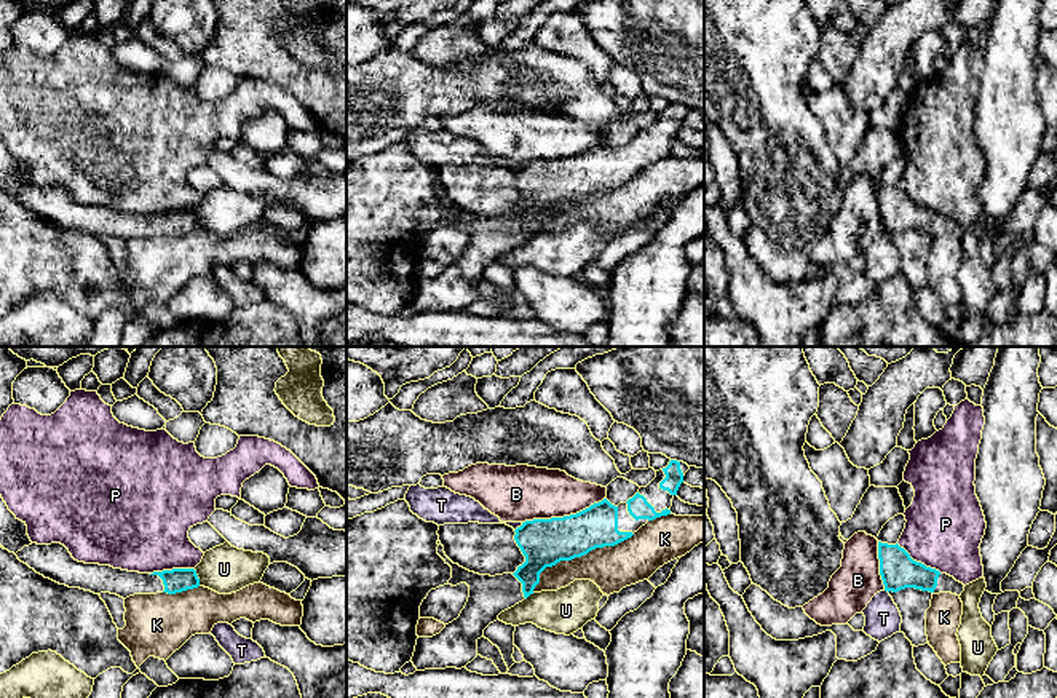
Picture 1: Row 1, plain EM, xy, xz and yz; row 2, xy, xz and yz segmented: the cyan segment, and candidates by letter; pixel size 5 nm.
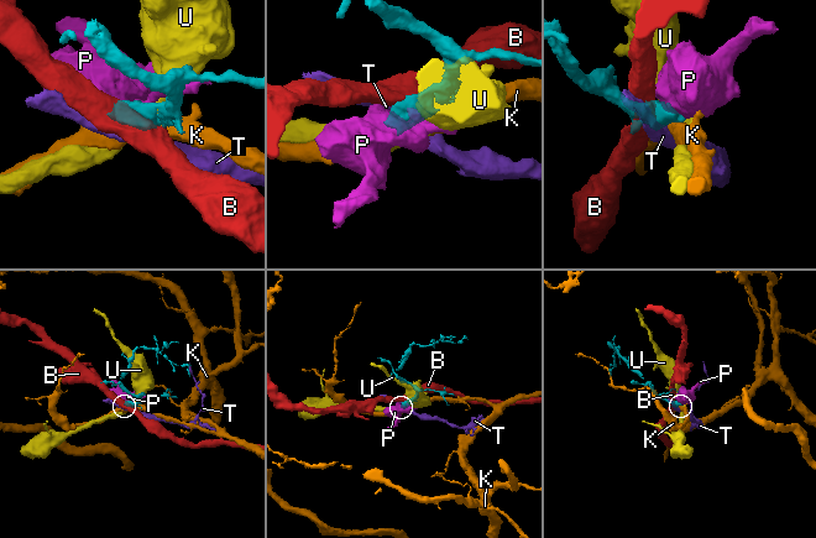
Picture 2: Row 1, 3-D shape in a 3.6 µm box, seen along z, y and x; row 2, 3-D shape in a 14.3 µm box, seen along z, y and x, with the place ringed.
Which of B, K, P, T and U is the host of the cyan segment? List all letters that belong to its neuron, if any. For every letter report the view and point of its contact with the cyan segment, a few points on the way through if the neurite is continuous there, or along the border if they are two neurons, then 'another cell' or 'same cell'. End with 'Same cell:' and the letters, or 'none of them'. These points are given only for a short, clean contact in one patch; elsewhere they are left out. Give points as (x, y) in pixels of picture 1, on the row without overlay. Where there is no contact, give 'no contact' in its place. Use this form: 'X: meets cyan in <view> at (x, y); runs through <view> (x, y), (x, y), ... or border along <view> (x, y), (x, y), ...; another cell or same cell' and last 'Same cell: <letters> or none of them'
B: meets cyan in xz at (564, 158); another cell
K: meets cyan in xz at (578, 198); another cell
P: meets cyan in yz at (918, 205); another cell
T: meets cyan in xz at (518, 170); border along xz (522, 165), (514, 173); another cell
U: meets cyan in xy at (197, 219); another cell
Same cell: none of them

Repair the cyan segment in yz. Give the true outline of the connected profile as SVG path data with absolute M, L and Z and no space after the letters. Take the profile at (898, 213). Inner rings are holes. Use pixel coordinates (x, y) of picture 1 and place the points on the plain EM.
M878 184L880 217L885 233L897 235L905 230L929 233L932 236L952 235L961 238L964 227L947 216L916 204L896 187Z

